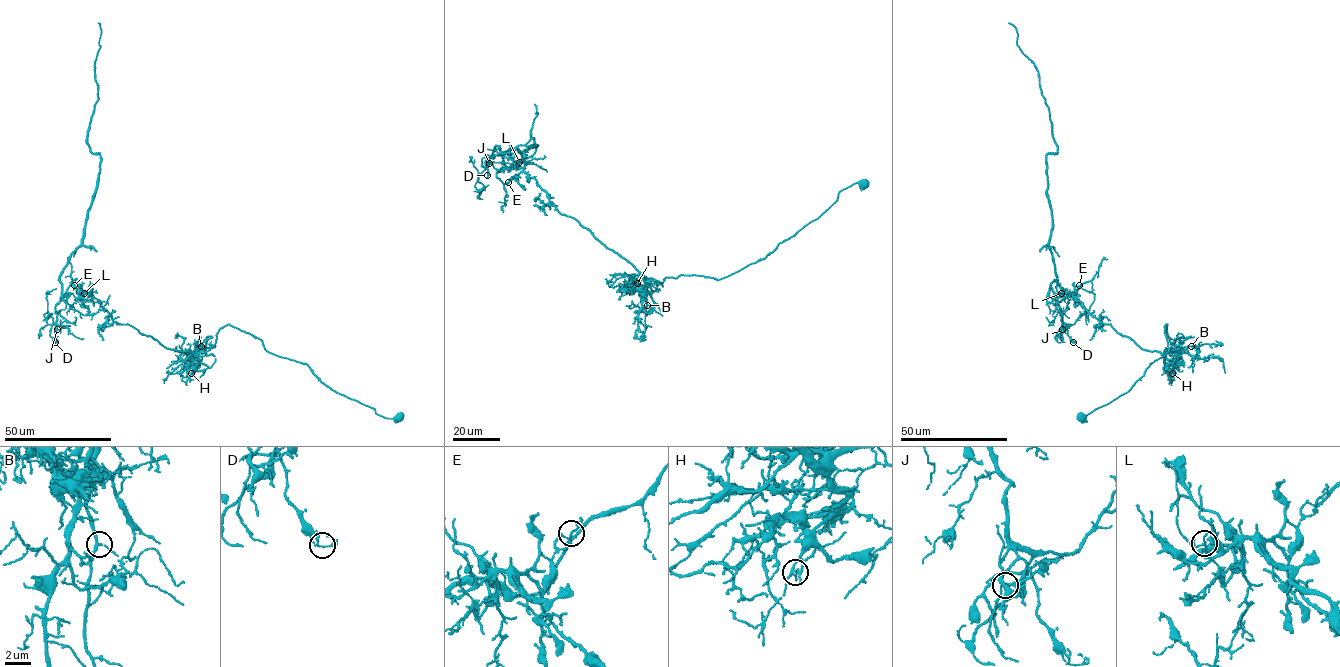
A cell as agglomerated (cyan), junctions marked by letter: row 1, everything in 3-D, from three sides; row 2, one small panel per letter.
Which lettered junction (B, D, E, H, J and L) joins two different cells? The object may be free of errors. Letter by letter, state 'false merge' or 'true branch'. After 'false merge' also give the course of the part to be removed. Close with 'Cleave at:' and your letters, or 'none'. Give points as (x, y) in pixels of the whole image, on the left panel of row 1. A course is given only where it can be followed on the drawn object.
B: true branch
D: true branch
E: false merge | (74, 286), (66, 302), (59, 274), (80, 244), (99, 172), (87, 142), (98, 23)
H: true branch
J: true branch
L: true branch
Cleave at: E

